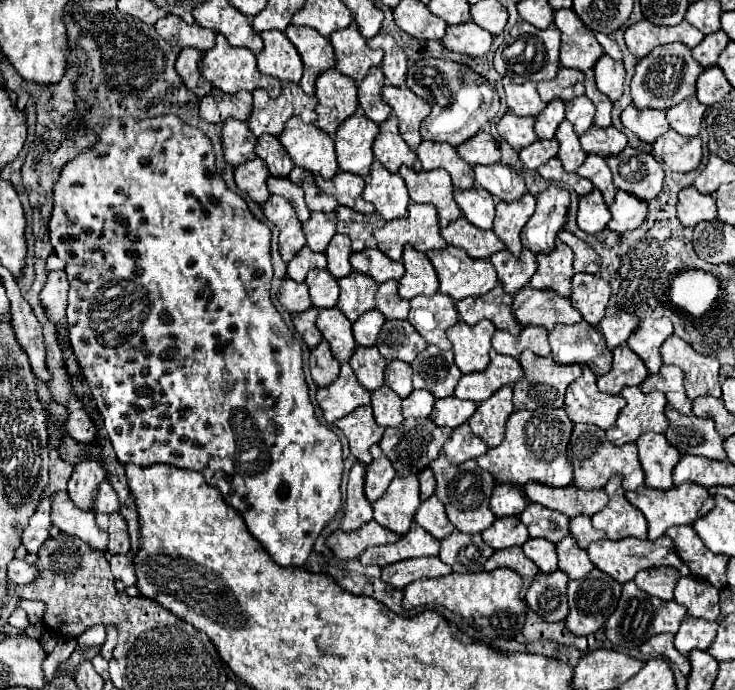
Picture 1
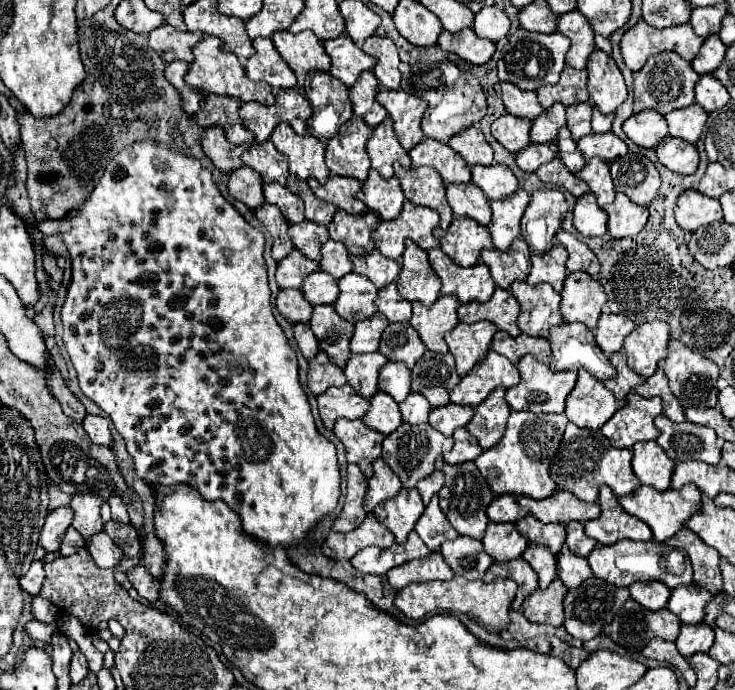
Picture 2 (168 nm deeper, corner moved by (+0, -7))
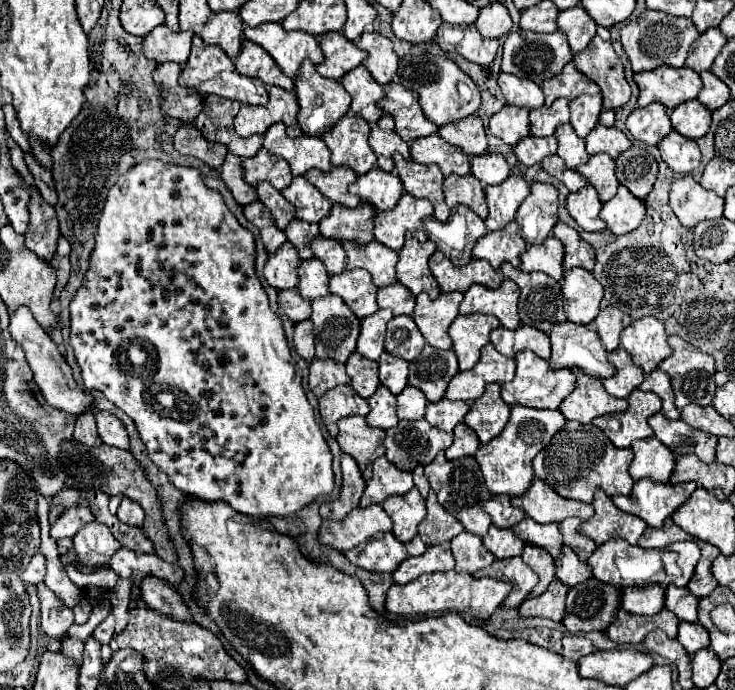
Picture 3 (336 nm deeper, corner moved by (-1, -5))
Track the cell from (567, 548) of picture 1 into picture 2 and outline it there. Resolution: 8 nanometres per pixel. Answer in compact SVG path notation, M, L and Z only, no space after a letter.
M566 545L558 553L558 577L568 589L582 585L592 575L592 569L584 557L574 555Z

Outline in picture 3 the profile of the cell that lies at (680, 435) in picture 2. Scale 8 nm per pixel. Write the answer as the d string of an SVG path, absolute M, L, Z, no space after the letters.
M655 413L649 417L649 425L655 437L665 443L675 455L695 453L703 463L715 461L717 437L689 427L685 421L669 421L665 415Z

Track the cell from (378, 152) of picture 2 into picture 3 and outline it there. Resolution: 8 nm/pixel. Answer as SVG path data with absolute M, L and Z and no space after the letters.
M383 115L371 129L369 145L377 155L377 165L383 171L393 169L393 153L401 153L405 159L409 159L409 145L395 133L395 125L391 115Z

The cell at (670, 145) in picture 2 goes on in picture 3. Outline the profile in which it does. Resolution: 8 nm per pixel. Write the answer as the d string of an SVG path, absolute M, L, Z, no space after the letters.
M671 131L659 141L659 153L663 161L677 173L689 173L699 167L701 153L695 141L685 139L677 131Z

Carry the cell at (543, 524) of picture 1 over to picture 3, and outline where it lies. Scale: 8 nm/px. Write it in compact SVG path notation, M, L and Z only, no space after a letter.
M525 517L521 523L517 523L517 525L513 527L513 531L515 531L515 535L519 535L519 539L523 539L525 543L547 549L555 559L559 557L561 547L563 547L563 539L561 539L559 527L557 527L555 523L541 525L541 523L533 521L531 517Z

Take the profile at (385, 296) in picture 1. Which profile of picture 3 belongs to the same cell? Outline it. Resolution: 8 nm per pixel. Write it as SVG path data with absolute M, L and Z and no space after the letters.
M393 283L377 291L377 305L379 309L391 309L393 315L413 315L415 297L405 285Z

